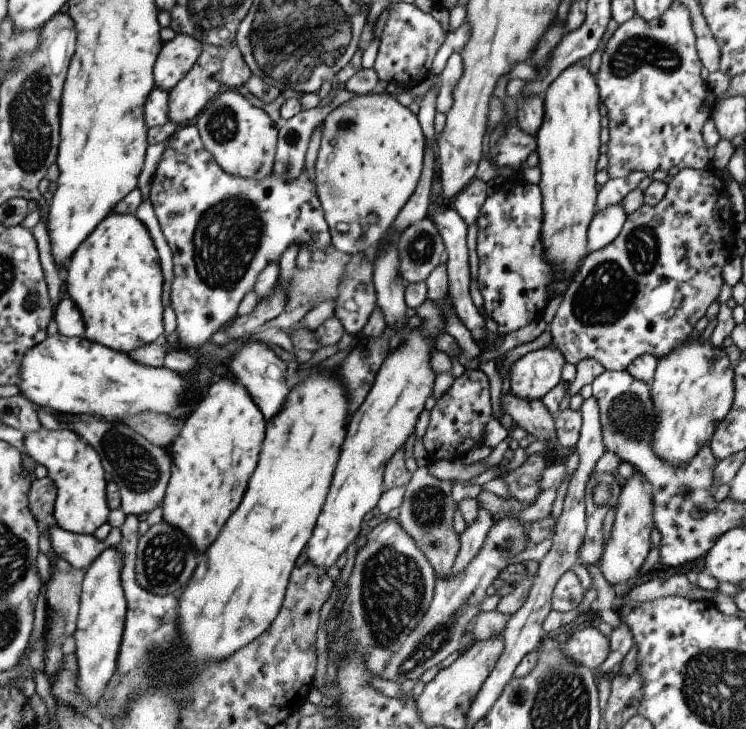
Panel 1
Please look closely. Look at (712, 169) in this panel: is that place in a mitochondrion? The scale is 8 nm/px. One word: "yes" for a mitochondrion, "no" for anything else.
no

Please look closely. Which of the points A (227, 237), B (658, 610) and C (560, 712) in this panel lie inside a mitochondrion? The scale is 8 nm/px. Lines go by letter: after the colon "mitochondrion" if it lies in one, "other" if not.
A: mitochondrion
B: other
C: mitochondrion

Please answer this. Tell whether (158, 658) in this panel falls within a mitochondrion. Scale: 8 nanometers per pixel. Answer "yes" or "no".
yes

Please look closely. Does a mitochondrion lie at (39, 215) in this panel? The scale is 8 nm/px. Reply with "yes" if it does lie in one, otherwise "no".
no

